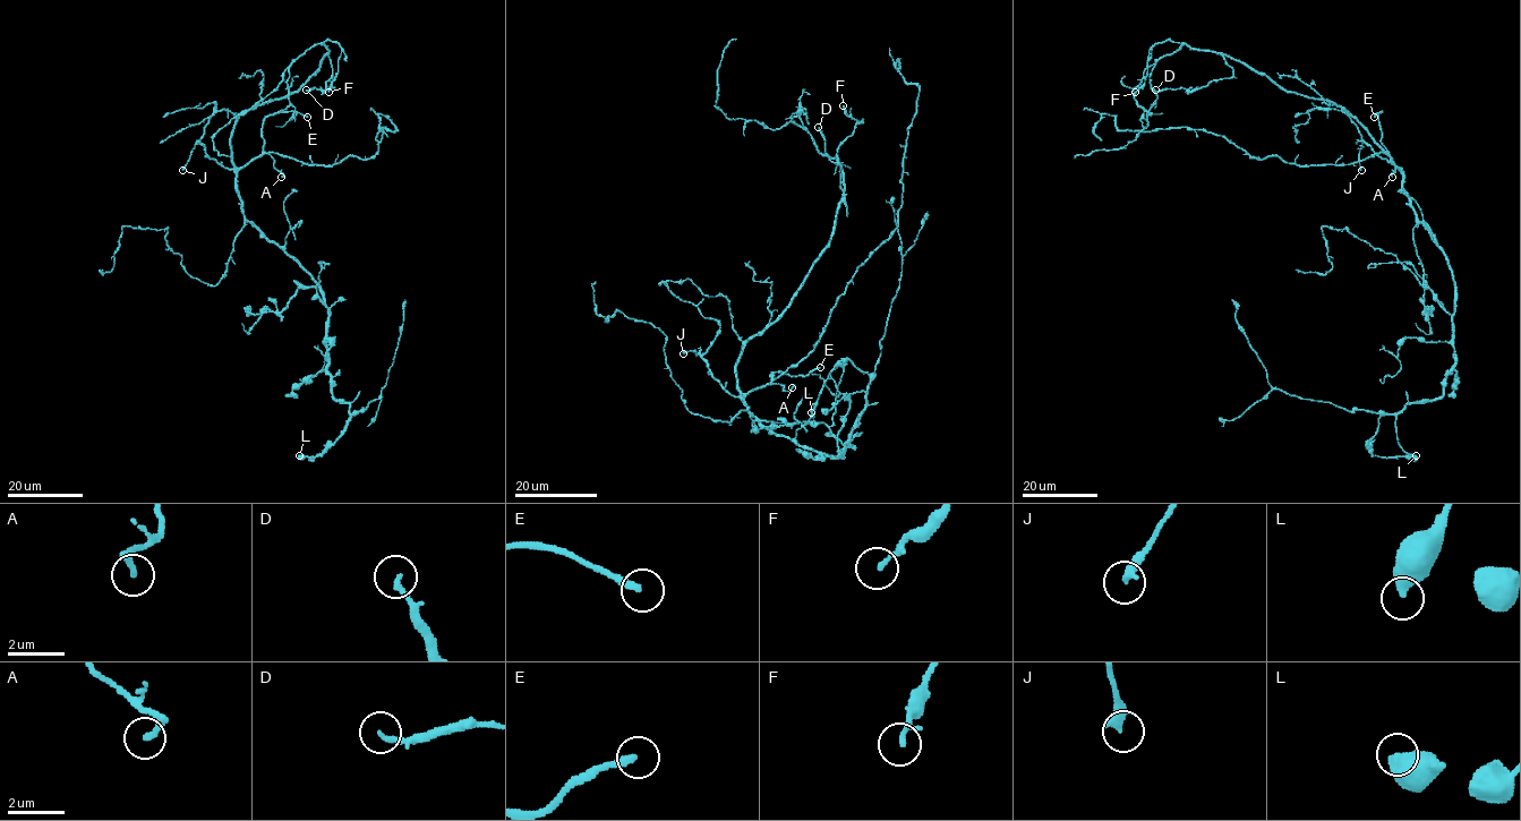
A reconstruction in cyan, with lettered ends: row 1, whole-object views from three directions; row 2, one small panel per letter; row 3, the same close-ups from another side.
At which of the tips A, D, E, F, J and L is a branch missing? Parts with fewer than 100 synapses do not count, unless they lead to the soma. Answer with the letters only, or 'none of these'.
E

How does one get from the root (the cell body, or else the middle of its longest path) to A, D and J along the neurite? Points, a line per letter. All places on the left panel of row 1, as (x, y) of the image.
A: (237, 189), (237, 172), (264, 152), (274, 160), (281, 177)
D: (237, 189), (231, 145), (236, 120), (248, 110), (296, 92), (327, 56), (332, 76), (325, 92), (306, 90)
J: (237, 189), (236, 172), (211, 159), (197, 142), (182, 170)

